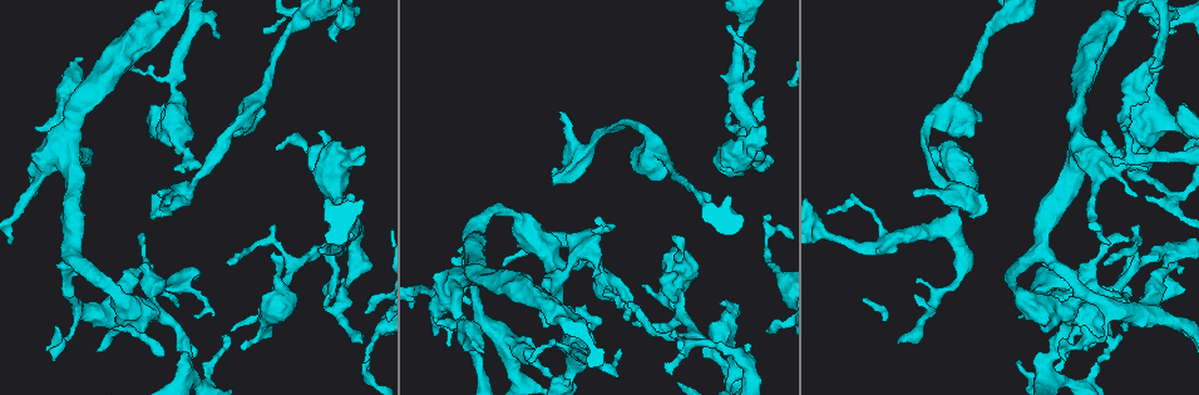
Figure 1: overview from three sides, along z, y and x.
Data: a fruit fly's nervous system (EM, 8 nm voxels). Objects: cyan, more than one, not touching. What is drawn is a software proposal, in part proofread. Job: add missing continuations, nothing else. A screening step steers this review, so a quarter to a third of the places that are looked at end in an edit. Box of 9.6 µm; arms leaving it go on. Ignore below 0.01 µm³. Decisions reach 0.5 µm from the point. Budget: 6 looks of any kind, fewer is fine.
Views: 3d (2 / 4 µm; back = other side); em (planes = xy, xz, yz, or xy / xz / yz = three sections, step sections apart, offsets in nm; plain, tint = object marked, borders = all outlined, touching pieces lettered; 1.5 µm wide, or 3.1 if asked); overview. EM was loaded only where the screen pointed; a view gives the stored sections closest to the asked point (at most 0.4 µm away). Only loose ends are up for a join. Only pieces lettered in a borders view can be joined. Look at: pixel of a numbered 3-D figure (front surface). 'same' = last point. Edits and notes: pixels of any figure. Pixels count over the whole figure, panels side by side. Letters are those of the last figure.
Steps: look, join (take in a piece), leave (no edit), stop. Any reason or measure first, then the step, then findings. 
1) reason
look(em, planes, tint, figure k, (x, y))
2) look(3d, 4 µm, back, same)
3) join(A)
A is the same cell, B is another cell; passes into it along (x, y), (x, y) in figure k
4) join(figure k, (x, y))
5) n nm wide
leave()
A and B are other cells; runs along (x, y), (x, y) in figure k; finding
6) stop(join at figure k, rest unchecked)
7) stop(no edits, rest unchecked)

thin end
look(em, planes, borders, figure 1, (1020, 362))

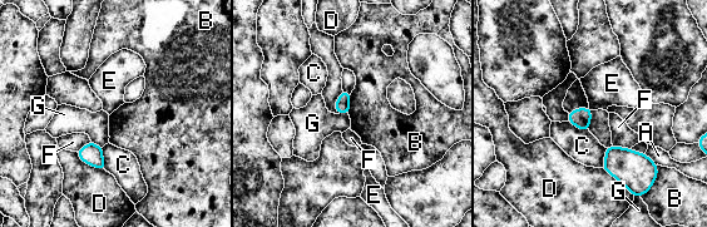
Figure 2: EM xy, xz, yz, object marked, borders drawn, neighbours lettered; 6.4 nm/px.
100 nm wide
leave()
A, B, C, D, E, F and G are other cells; border along (592, 110), (588, 129) in figure 2; none of them fits

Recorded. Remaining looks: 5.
free end
look(em, planes, plain, figure 1, (275, 253))

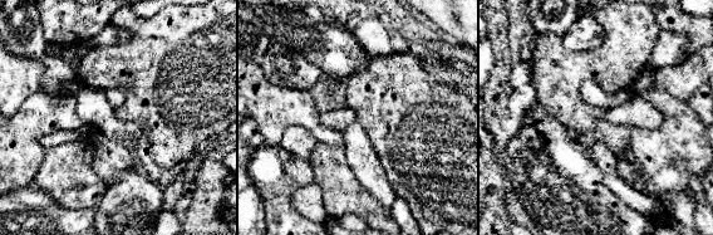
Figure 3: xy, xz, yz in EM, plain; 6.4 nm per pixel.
what lies round it
look(em, planes, borders, same)

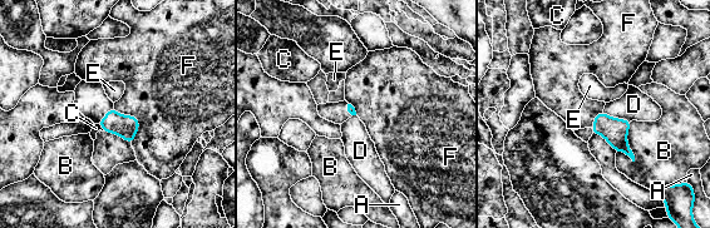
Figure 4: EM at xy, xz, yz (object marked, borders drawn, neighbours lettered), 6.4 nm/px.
leave()
A, B, C, D, E and F are other cells; border along (113, 108), (138, 119), (132, 143) in figure 4; none of them fits

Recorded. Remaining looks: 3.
tapers out
look(3d, 2 µm, figure 1, (767, 330))

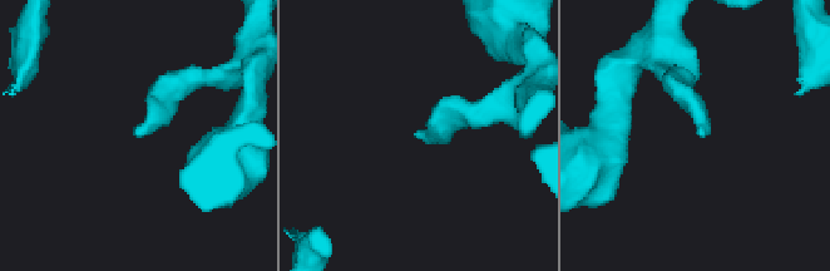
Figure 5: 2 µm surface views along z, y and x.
shape alone is not enough
look(em, yz, step 8, borders, figure 5, (705, 131))

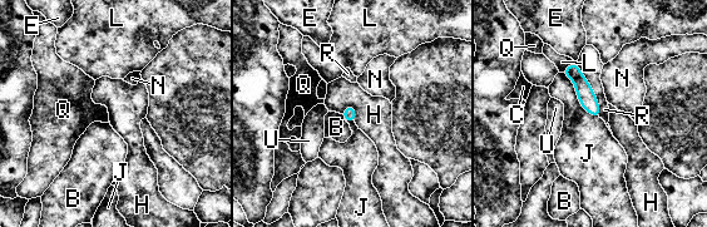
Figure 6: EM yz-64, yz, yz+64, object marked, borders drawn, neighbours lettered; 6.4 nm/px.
J touches over 380 nm
leave()
B, C, E, H, J, L, N, Q, R and U are other cells; no lettered piece goes on from it

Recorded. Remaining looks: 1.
stop(no edits, rest unchecked)

